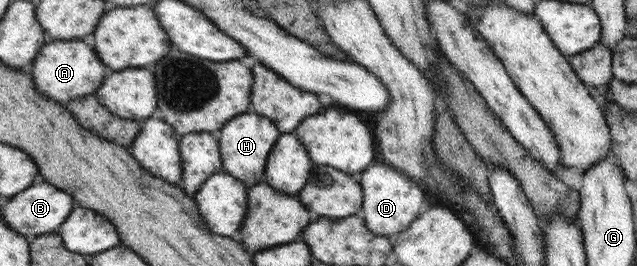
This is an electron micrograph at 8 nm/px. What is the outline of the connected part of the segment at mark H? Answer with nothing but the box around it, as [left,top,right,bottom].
[216,110,281,188]

